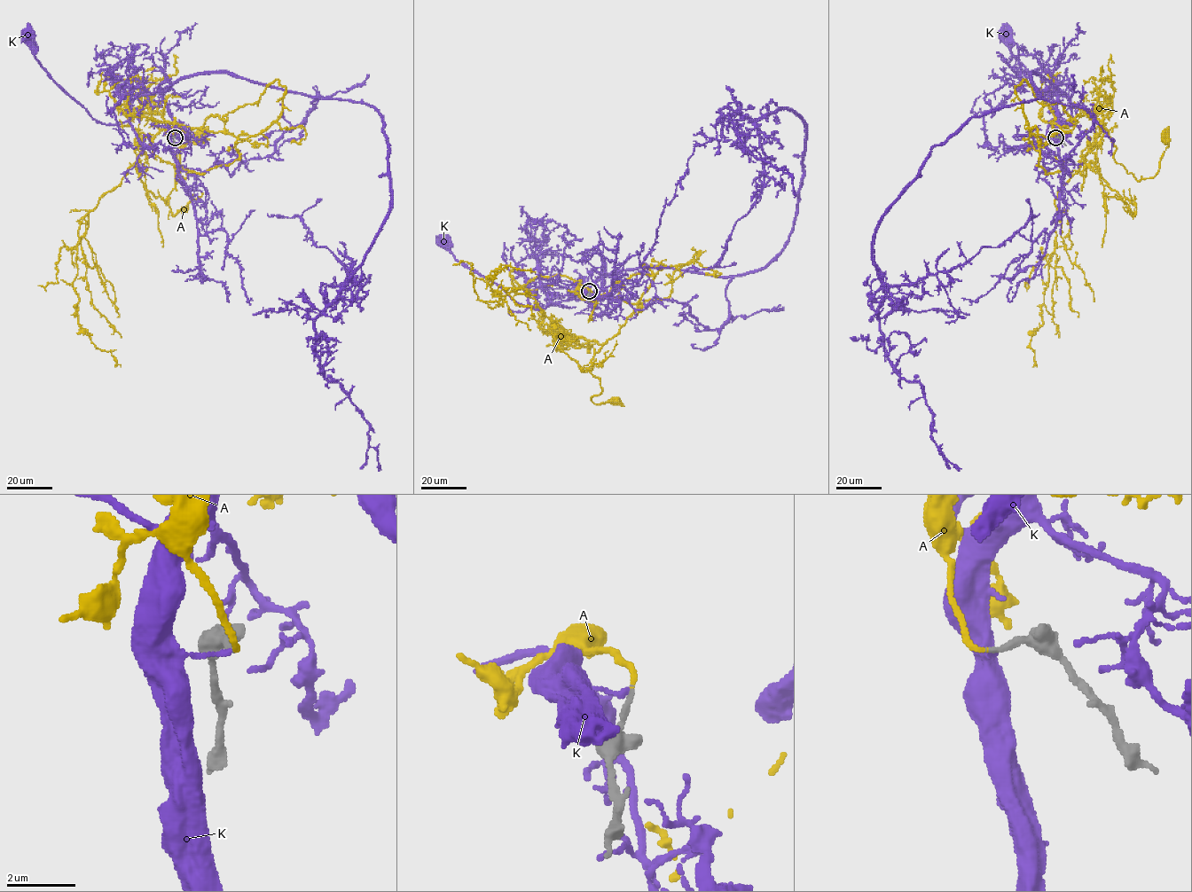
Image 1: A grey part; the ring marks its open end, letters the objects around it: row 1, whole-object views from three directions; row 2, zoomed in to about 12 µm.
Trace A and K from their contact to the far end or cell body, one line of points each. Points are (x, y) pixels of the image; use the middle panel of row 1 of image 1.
A: (590, 291), (639, 308), (594, 348), (591, 360), (601, 391), (591, 400), (615, 399)
K: (589, 292), (576, 293), (539, 309), (529, 308), (516, 302), (499, 285), (458, 262), (438, 242), (442, 240)

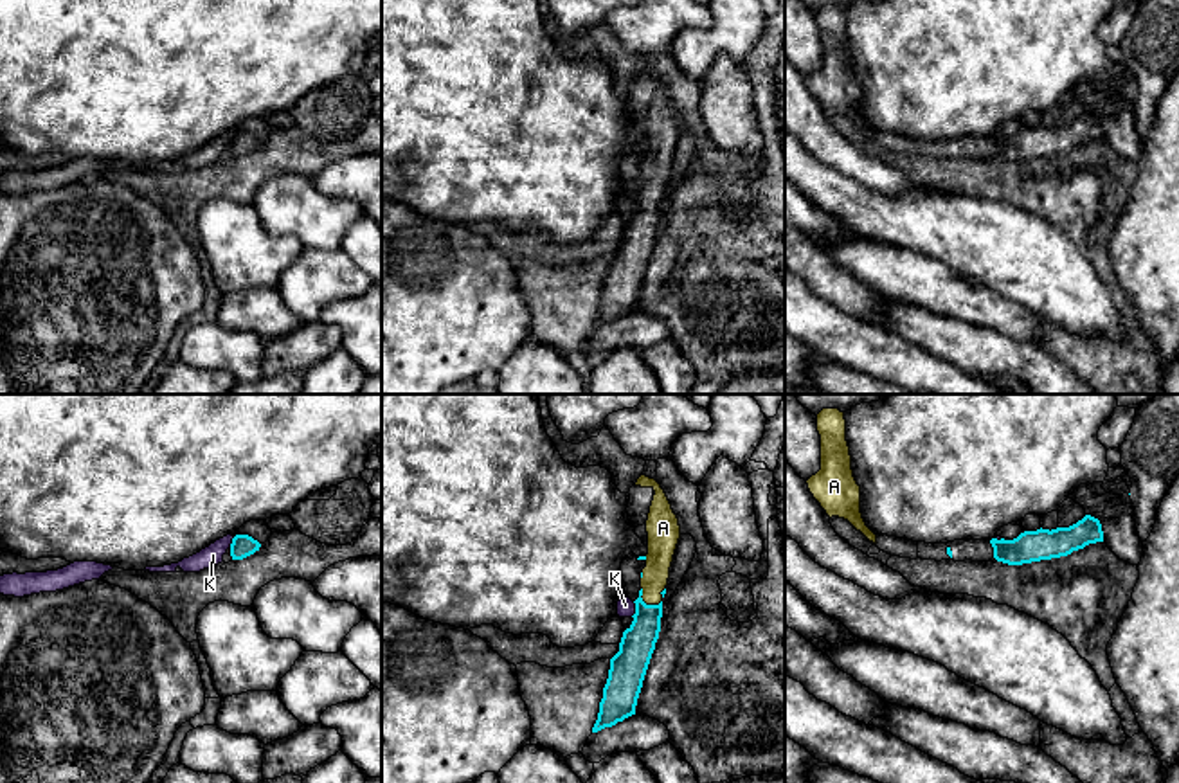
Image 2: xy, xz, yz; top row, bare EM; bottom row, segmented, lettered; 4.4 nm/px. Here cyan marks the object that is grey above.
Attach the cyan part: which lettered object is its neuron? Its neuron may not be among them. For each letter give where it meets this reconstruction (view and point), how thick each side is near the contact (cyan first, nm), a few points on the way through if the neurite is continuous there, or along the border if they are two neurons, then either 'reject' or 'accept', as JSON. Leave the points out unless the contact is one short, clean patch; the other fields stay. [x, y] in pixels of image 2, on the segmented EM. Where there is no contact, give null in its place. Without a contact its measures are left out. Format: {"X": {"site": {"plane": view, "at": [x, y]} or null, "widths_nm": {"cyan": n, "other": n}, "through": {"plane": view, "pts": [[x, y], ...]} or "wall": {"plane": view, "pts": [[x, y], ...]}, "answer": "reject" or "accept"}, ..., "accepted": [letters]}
{"A": {"site": {"plane": "xz", "at": [645, 603]}, "widths_nm": {"cyan": 160, "other": 120}, "through": {"plane": "xz", "pts": [[638, 643], [645, 629], [645, 603], [652, 593], [661, 551]]}, "answer": "accept"}, "K": {"site": {"plane": "xz", "at": [636, 609]}, "widths_nm": {"cyan": 160, "other": 80}, "wall": {"plane": "xz", "pts": [[634, 602], [630, 616]]}, "answer": "reject"}, "accepted": ["A"]}

